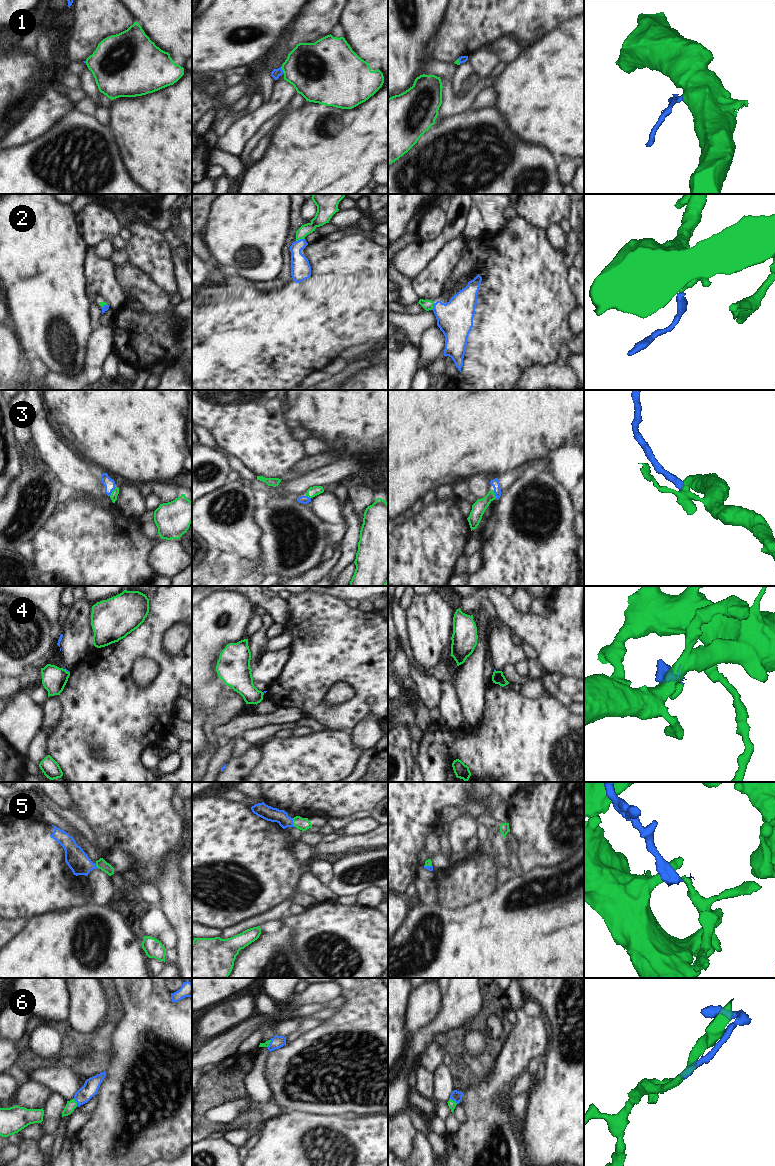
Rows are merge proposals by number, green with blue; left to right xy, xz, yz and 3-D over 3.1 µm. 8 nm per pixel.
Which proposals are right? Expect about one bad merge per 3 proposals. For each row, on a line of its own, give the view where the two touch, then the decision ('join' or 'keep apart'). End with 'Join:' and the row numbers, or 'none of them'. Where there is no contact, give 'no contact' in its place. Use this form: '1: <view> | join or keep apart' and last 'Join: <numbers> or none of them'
1: xz | keep apart
2: xz | join
3: xy | join
4: xy | keep apart
5: xz | join
6: yz | join
Join: 2, 3, 5, 6

